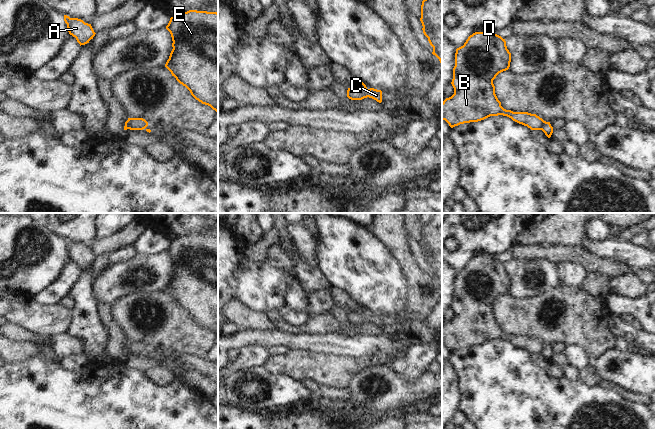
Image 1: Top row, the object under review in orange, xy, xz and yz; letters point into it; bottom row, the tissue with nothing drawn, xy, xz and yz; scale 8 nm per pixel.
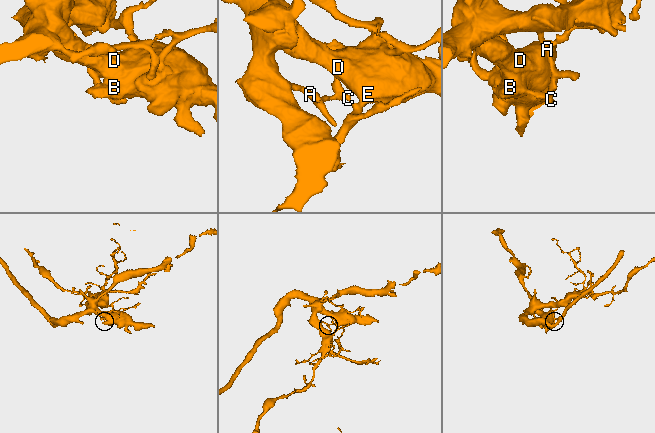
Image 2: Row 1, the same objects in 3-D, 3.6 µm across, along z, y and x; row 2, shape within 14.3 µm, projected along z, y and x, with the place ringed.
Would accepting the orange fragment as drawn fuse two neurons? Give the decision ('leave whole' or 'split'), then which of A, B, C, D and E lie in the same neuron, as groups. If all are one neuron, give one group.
split; groups A C / B D E

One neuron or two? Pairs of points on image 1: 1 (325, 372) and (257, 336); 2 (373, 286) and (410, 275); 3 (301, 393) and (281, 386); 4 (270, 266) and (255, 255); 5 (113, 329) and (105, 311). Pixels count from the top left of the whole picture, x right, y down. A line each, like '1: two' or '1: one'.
1: two
2: two
3: one
4: two
5: one

